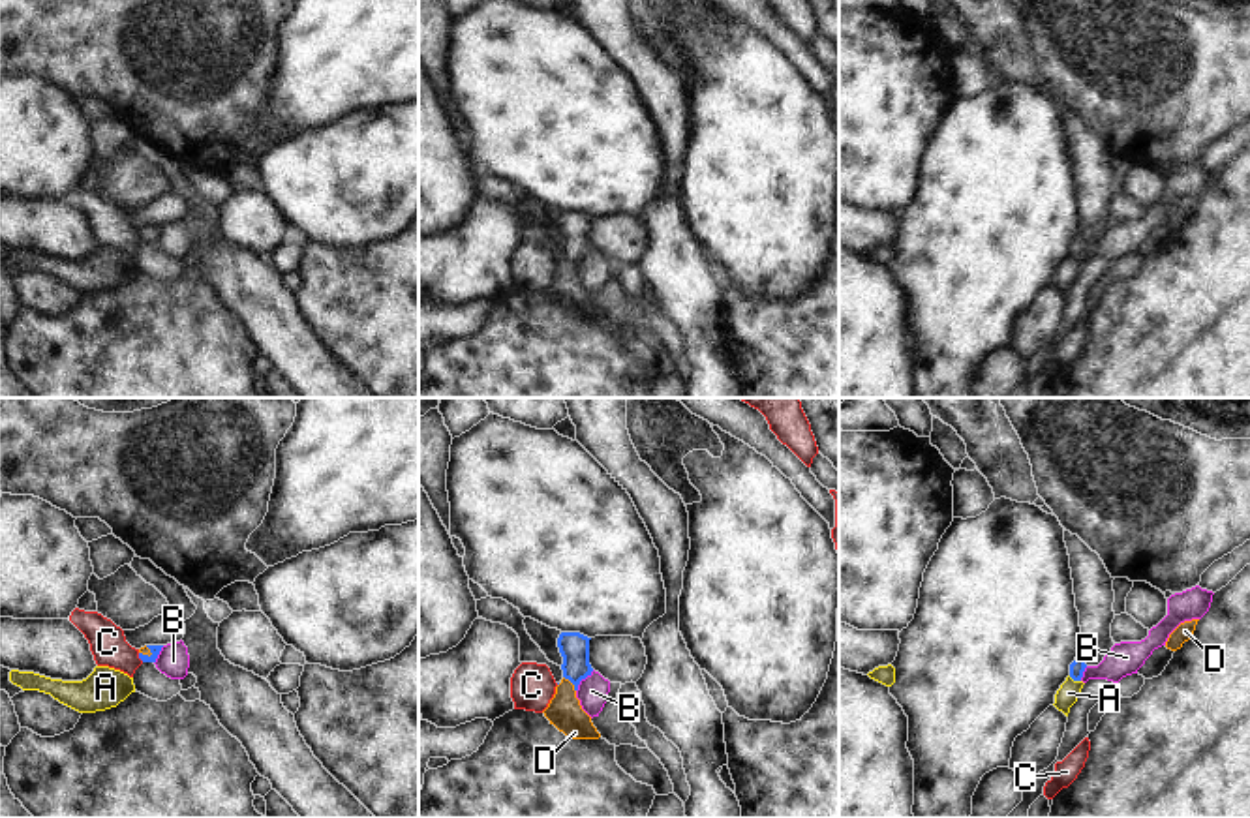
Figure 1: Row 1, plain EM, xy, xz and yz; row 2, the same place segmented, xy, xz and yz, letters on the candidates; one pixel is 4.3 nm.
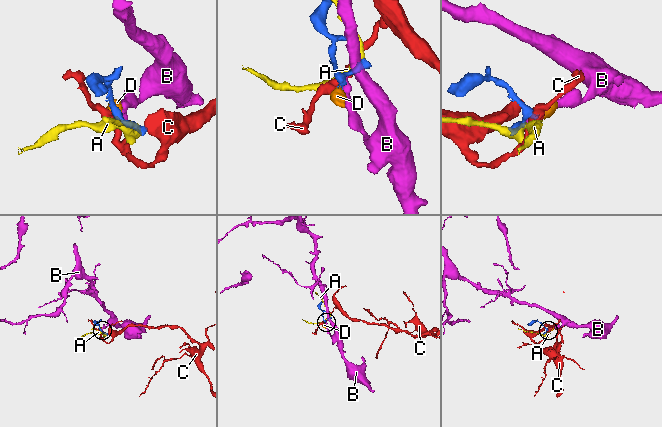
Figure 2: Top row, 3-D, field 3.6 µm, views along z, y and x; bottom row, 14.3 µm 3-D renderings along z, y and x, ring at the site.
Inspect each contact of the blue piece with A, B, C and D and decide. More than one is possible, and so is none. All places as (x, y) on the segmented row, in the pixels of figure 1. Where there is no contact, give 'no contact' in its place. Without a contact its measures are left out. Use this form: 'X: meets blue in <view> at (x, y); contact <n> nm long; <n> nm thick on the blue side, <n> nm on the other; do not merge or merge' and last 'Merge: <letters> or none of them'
A: meets blue in yz at (1074, 680); contact 60 nm long; 70 nm thick on the blue side, 90 nm on the other; do not merge
B: meets blue in xz at (582, 678); contact 120 nm long; 130 nm thick on the blue side, 130 nm on the other; do not merge
C: meets blue in xy at (139, 657); contact 50 nm long; 50 nm thick on the blue side, 160 nm on the other; do not merge
D: meets blue in xz at (571, 681); contact 90 nm long; 130 nm thick on the blue side, 150 nm on the other; merge
Merge: D

